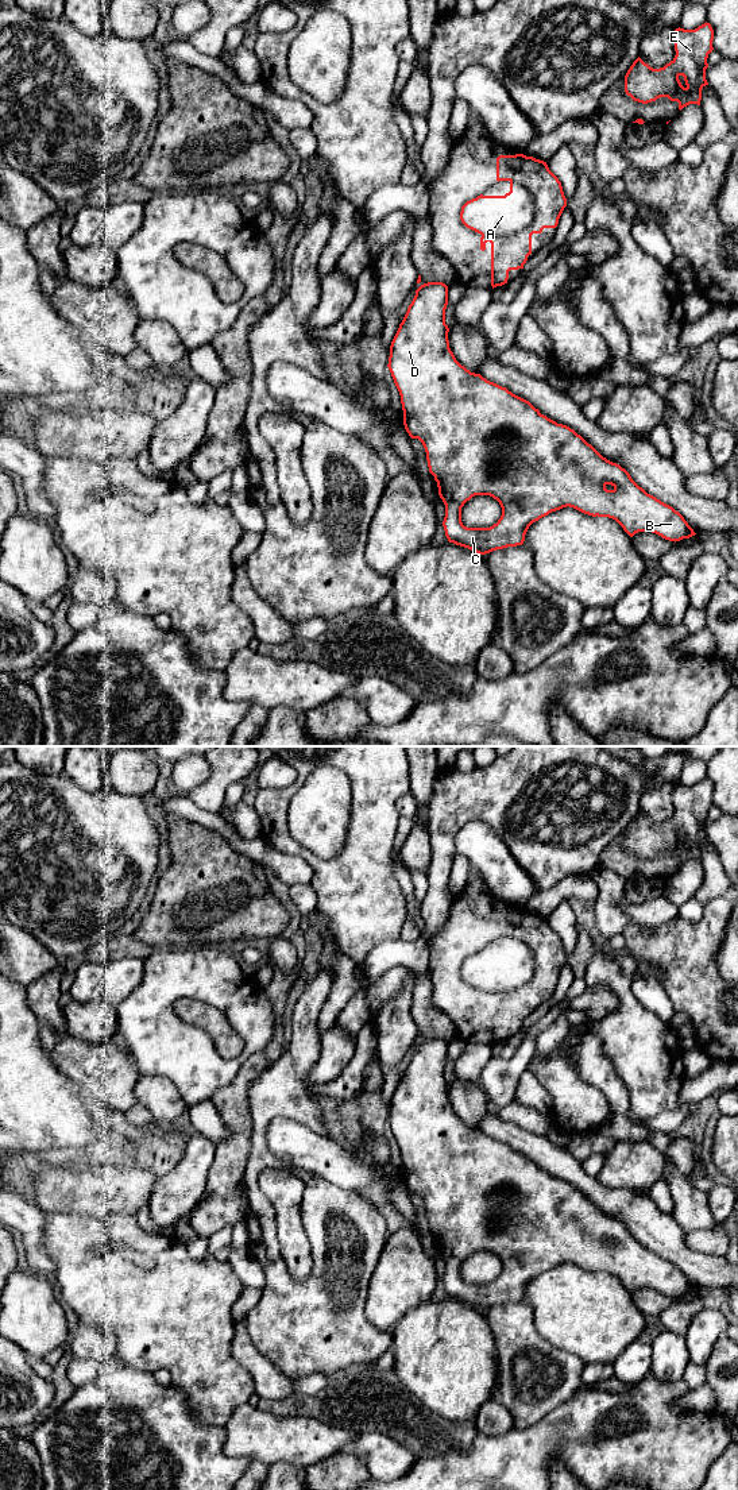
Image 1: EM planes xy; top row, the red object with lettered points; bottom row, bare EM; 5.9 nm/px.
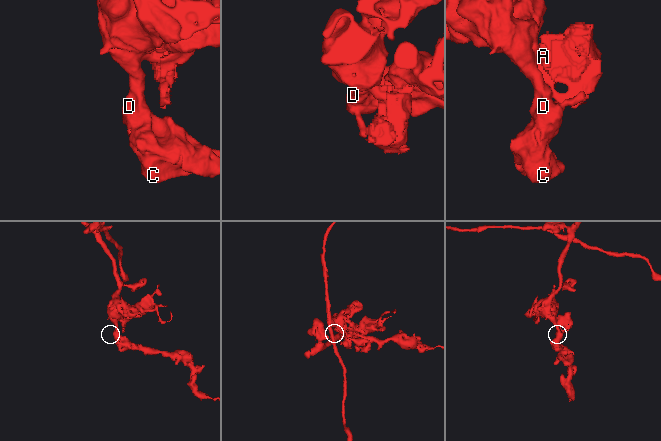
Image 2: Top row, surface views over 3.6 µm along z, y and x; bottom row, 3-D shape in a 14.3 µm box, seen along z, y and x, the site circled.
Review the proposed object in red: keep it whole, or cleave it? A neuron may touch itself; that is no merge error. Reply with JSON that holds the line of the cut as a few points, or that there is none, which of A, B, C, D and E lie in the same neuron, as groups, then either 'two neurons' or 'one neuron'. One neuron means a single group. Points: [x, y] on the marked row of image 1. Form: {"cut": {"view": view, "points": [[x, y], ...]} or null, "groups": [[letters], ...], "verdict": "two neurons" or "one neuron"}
{"cut": null, "groups": [["A", "B", "C", "D", "E"]], "verdict": "one neuron"}

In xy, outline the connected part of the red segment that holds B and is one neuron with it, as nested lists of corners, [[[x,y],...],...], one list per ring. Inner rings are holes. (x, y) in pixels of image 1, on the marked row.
[[[428,282],[416,290],[391,341],[387,367],[401,395],[405,429],[411,439],[422,443],[429,472],[437,482],[438,495],[445,505],[443,526],[449,543],[479,555],[522,545],[533,522],[567,506],[592,517],[613,518],[630,537],[638,532],[652,532],[676,543],[696,534],[679,512],[648,494],[625,468],[603,458],[573,429],[557,424],[541,414],[529,401],[461,366],[449,348],[447,305],[448,286],[443,282]],[[475,495],[490,495],[499,502],[502,516],[492,526],[463,525],[461,507]]]

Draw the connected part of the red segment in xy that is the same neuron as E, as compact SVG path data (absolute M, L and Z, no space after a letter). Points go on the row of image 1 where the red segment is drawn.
M704 23L695 30L676 28L672 36L675 58L664 67L653 69L640 57L625 76L625 92L634 101L648 104L660 97L679 103L679 109L689 104L700 105L706 80L707 58L714 50L714 30Z

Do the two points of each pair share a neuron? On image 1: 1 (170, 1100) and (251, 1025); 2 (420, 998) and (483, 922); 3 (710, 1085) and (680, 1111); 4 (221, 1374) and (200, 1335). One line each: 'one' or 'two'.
1: two
2: two
3: one
4: one

